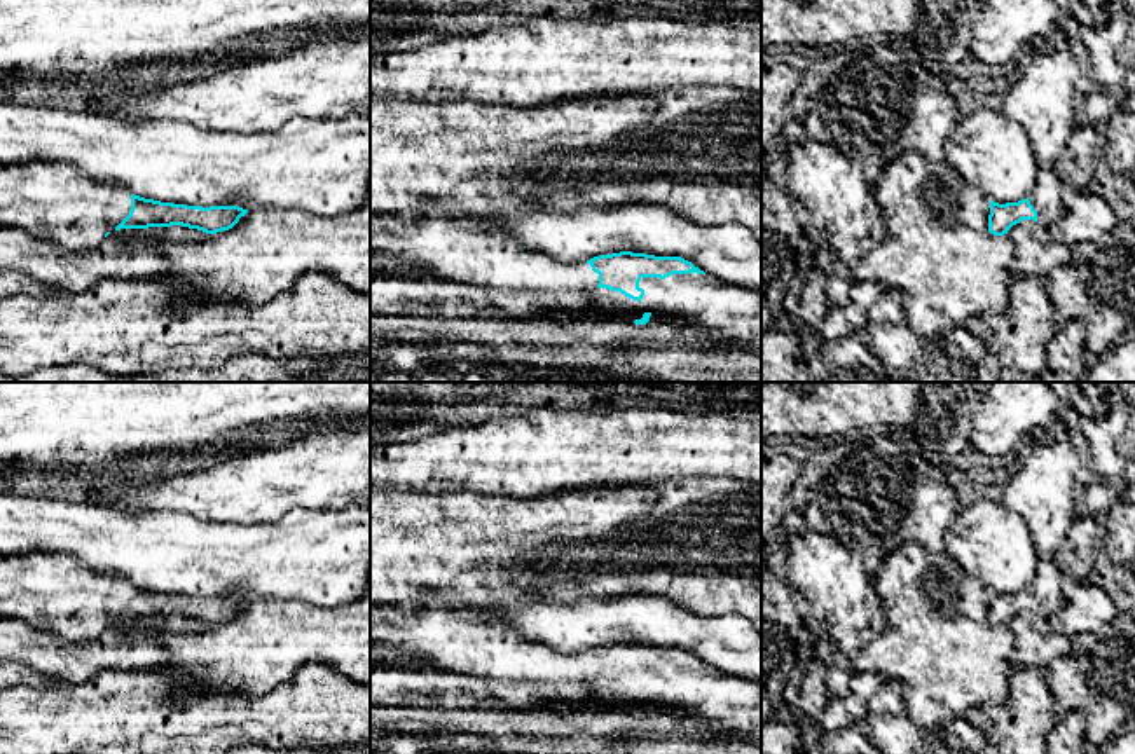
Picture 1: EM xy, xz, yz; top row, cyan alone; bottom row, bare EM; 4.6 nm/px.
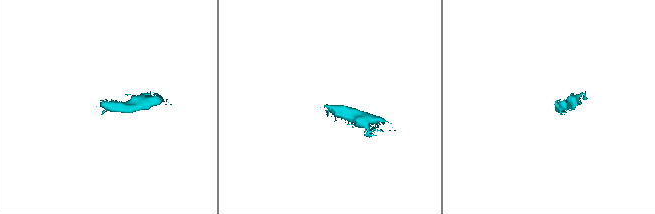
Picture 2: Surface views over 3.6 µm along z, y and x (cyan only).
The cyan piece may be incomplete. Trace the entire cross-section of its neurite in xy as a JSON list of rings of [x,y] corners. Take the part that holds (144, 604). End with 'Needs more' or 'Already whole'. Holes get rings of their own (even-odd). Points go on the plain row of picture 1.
[[[59,553],[0,557],[0,618],[19,620],[68,642],[96,639],[112,621],[182,616],[206,625],[232,620],[248,600],[187,597],[94,572]]]. Needs more

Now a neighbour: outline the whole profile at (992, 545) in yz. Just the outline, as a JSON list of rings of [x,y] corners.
[[[966,499],[946,527],[945,552],[969,578],[999,595],[1027,590],[1039,562],[1023,518],[999,501]]]

